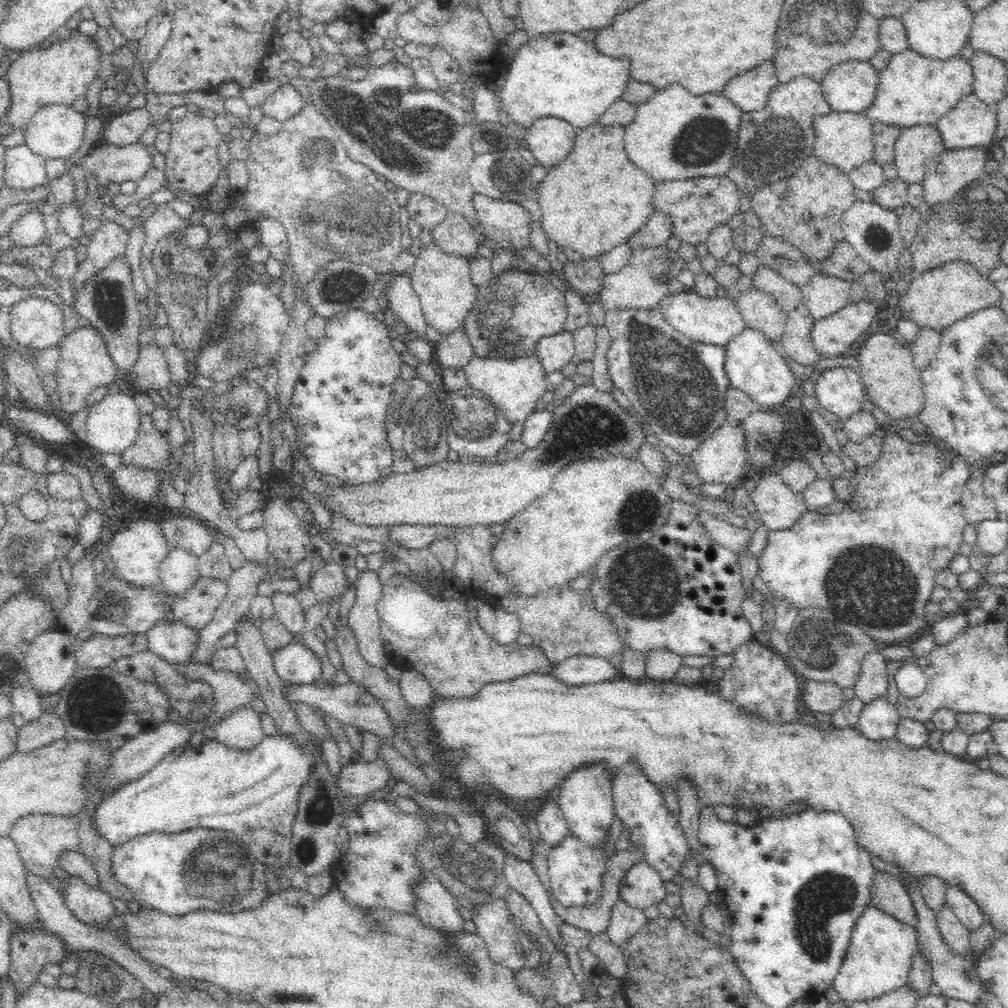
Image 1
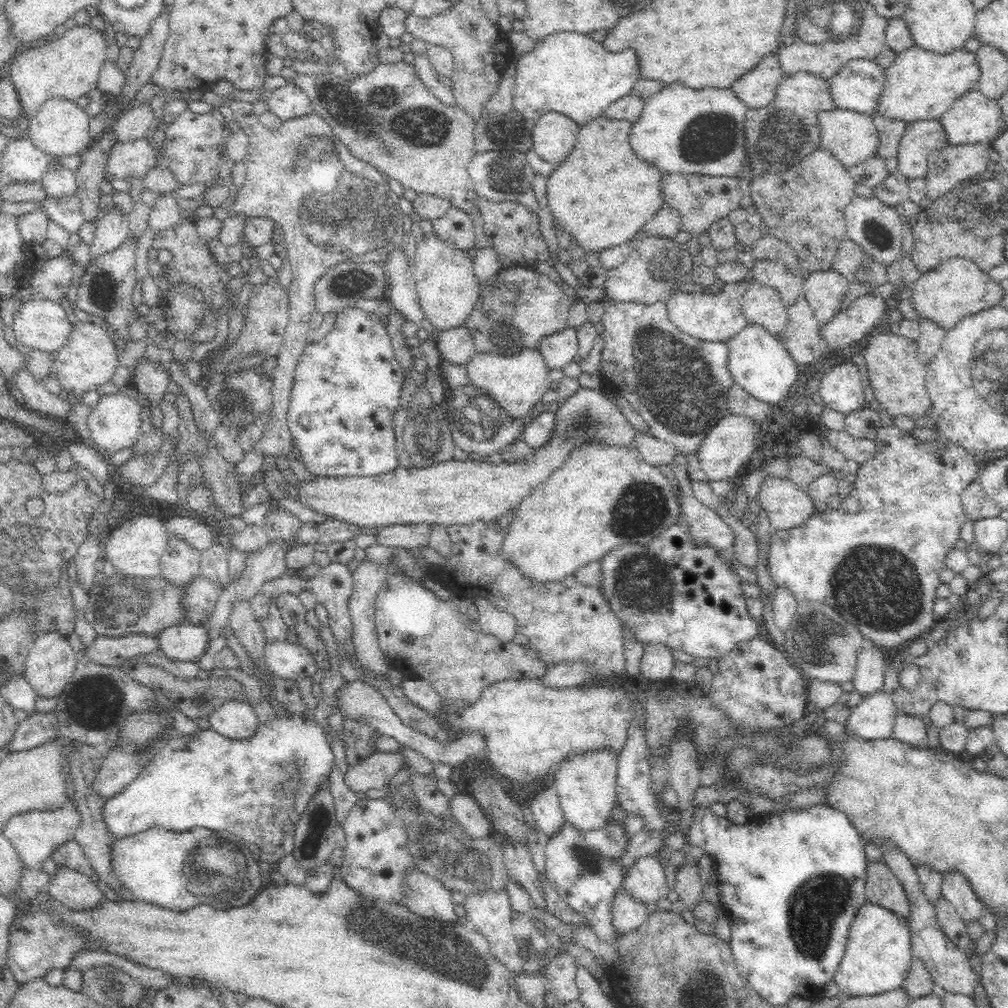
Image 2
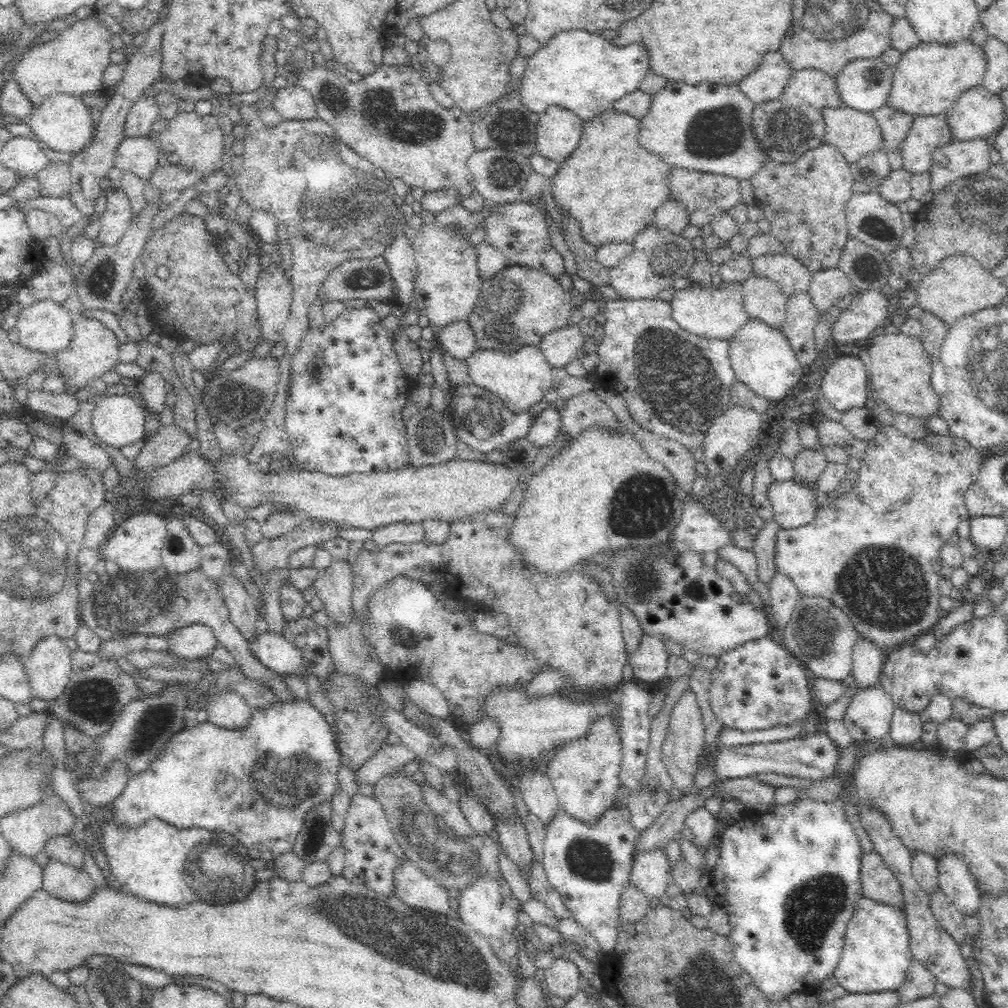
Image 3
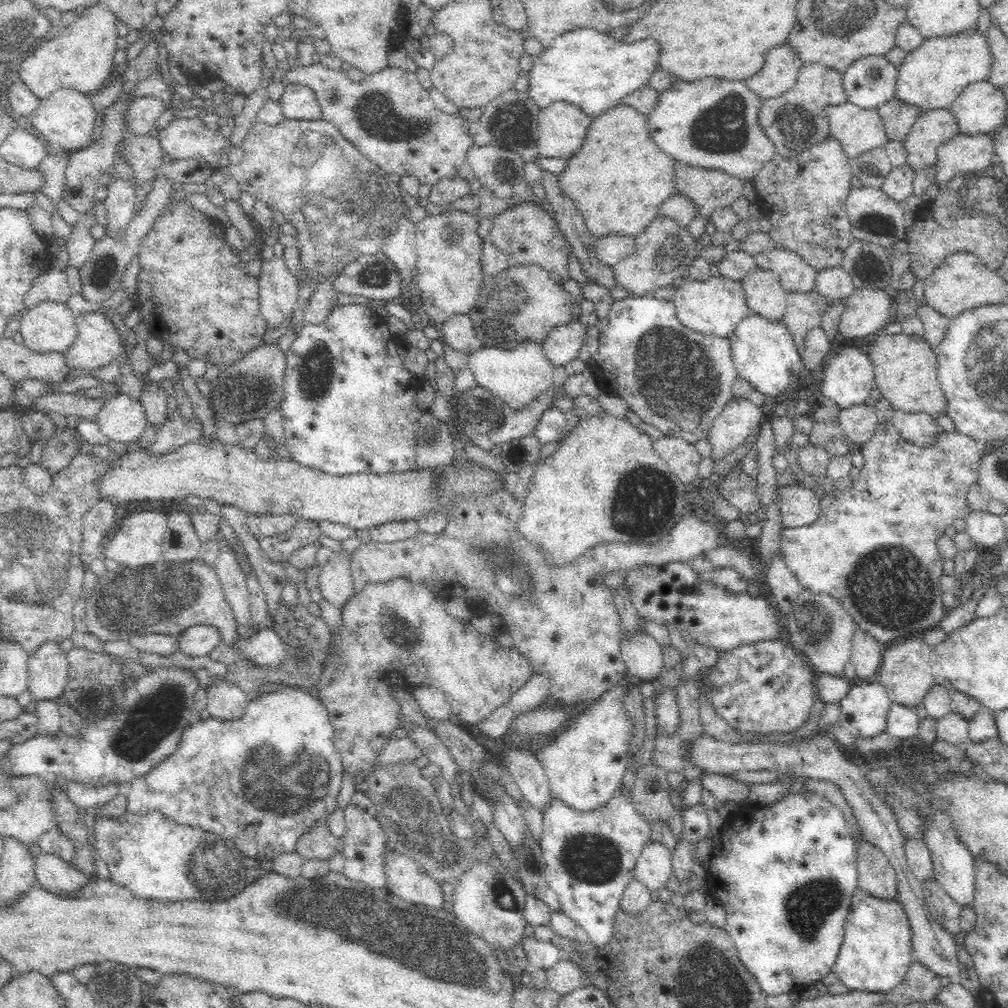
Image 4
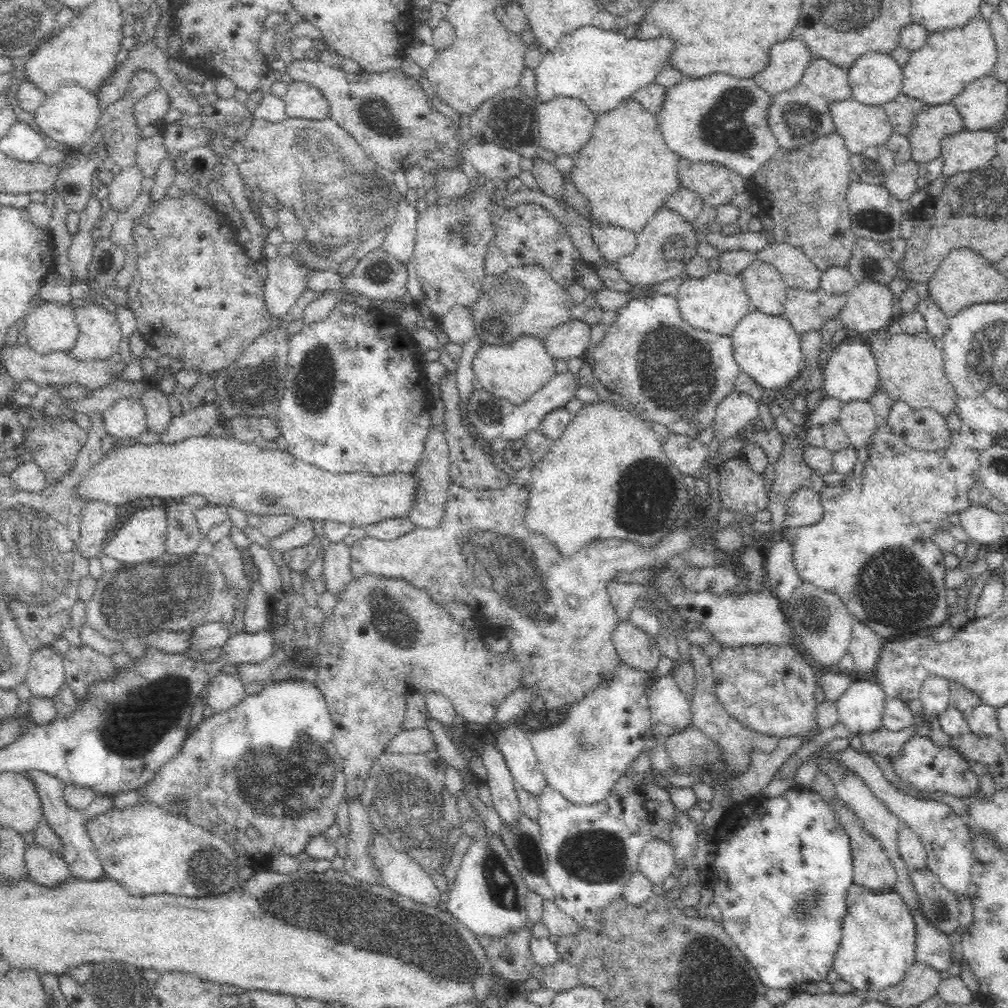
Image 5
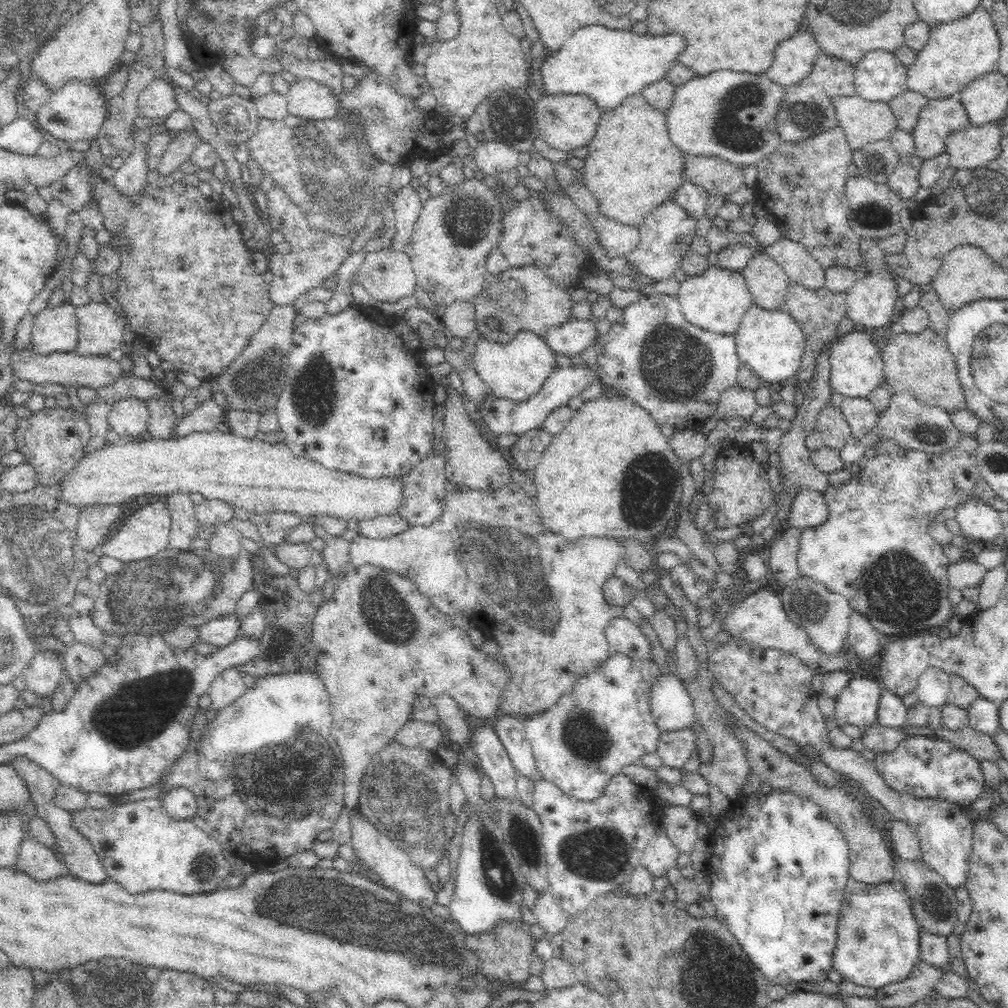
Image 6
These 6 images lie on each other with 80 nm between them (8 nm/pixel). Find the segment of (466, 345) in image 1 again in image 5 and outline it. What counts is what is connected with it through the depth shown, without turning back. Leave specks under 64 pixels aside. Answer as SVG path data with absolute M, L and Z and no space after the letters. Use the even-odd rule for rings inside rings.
M454 304L452 308L437 317L440 331L444 332L450 341L463 344L475 335L475 325L471 307Z

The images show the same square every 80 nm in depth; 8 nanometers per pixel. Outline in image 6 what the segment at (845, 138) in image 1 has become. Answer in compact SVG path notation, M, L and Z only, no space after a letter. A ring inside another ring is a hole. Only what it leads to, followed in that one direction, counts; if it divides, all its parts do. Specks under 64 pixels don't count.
M850 94L834 97L833 105L837 110L838 123L846 132L853 151L880 138L890 138L899 128L888 102L872 102L859 94Z

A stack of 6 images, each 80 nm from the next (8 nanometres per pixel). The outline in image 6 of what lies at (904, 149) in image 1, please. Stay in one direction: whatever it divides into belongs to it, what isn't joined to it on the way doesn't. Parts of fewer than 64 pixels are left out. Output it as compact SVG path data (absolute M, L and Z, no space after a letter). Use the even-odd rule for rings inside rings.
M957 94L928 99L916 126L911 130L915 140L915 153L927 159L946 152L948 135L968 124L971 122L966 107Z

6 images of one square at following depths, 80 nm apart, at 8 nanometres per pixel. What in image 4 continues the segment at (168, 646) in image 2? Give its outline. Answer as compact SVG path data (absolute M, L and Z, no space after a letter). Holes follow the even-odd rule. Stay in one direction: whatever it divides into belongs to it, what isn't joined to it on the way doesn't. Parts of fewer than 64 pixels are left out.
M213 624L191 626L179 634L181 651L186 655L201 657L223 642L222 633Z

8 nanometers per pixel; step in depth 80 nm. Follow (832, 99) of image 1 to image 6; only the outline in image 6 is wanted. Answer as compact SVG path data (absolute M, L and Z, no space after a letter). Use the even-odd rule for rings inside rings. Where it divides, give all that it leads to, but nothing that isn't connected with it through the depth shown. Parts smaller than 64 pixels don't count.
M870 50L858 62L855 94L874 102L889 102L908 86L907 66L893 53Z

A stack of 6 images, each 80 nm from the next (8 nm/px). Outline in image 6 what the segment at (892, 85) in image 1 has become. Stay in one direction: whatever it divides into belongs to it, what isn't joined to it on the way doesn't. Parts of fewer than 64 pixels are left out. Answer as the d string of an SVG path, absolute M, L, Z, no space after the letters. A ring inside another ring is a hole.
M978 4L970 14L934 24L928 44L917 51L916 60L907 67L908 86L922 91L929 99L957 94L981 74L998 70L1001 40L993 13Z

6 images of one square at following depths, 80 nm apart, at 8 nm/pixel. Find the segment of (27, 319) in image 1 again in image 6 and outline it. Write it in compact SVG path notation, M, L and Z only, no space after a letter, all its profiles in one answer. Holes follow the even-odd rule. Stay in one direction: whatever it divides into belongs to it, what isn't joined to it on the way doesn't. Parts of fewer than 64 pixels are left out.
M63 302L56 308L36 314L32 330L33 350L41 355L75 352L79 342L79 323L75 306Z

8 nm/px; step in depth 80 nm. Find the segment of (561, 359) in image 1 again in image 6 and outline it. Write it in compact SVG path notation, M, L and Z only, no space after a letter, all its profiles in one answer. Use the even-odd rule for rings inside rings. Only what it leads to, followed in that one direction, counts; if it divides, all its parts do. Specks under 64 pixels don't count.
M568 320L550 329L544 338L556 354L571 356L592 346L598 340L598 330L592 321Z

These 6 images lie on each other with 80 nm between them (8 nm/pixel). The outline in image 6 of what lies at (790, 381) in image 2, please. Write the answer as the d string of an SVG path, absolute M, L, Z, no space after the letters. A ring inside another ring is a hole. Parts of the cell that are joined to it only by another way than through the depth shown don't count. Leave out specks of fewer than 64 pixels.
M754 303L745 312L742 324L735 333L735 343L737 346L737 353L741 362L745 362L748 366L764 380L770 383L792 381L798 370L802 357L804 356L805 346L807 343L806 333L800 329L800 325L789 313L789 310L784 306L772 308L768 310L758 303Z

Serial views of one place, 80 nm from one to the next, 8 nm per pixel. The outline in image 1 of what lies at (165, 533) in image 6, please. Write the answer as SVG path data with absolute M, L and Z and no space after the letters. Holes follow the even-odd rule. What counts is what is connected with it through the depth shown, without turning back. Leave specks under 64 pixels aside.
M132 520L124 526L114 527L112 537L108 544L108 556L114 564L115 573L118 577L135 582L136 584L156 584L161 586L159 577L160 563L168 554L170 544L161 529L160 522L156 520Z

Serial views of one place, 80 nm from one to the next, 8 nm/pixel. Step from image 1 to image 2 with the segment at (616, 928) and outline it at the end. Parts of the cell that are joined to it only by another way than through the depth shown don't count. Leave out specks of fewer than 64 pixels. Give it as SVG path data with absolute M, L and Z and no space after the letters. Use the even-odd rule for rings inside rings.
M625 888L616 895L613 904L613 917L618 933L620 930L630 930L630 928L640 926L640 922L646 916L648 916L646 902L634 896L631 890Z

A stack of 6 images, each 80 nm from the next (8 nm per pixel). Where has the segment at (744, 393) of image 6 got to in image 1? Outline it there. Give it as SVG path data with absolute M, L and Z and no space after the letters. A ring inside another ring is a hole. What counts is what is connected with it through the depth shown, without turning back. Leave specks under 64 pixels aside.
M724 420L706 440L700 443L690 455L696 465L696 471L700 473L706 483L724 483L733 487L744 475L745 465L749 460L749 448L747 445L747 432L742 420Z

